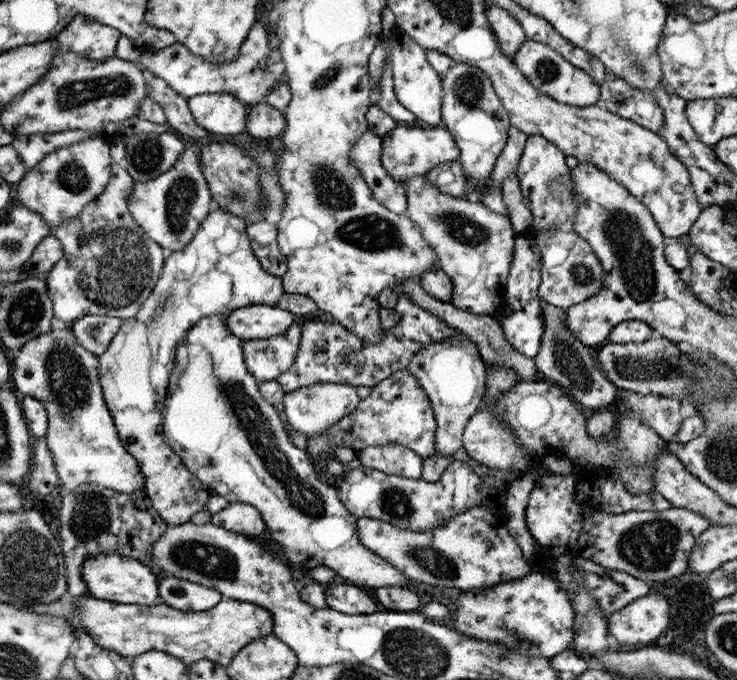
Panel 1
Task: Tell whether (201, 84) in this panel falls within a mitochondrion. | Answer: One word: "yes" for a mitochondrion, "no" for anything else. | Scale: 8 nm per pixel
no

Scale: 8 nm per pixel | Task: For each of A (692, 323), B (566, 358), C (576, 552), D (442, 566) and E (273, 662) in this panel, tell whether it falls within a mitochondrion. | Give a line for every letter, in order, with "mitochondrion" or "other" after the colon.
A: other
B: mitochondrion
C: other
D: mitochondrion
E: other

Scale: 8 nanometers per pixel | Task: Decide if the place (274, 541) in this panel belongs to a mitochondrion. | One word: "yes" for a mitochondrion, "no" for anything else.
no

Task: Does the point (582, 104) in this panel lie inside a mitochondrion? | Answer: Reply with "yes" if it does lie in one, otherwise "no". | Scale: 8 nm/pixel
no

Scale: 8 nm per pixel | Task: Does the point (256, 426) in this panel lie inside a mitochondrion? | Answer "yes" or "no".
yes

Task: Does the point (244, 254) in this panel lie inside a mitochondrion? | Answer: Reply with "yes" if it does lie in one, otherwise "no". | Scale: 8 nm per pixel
no

